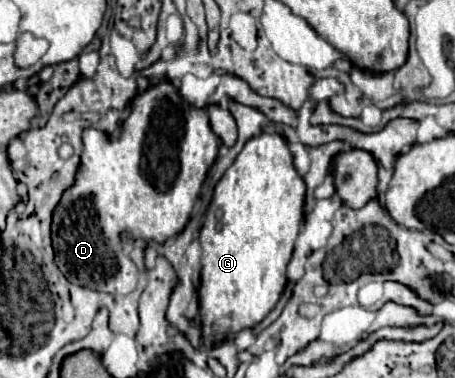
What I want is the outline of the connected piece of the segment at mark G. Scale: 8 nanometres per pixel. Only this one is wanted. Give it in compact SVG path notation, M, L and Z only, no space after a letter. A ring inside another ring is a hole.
M259 134L251 138L233 166L223 174L213 192L213 202L205 214L199 234L203 248L201 256L201 286L199 286L199 316L201 342L217 346L245 328L259 324L277 304L287 284L287 264L293 254L293 244L299 234L305 204L305 182L293 166L287 142L279 134Z

